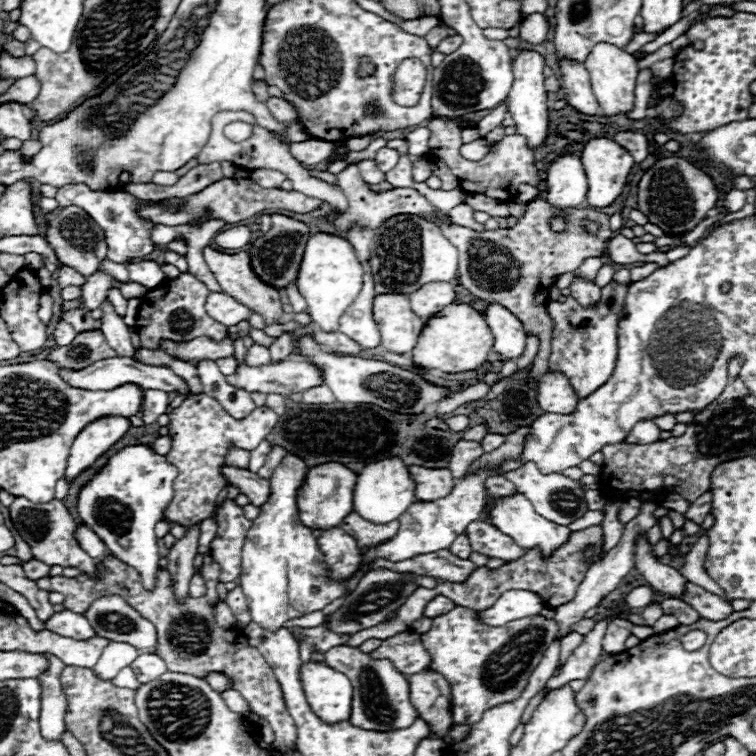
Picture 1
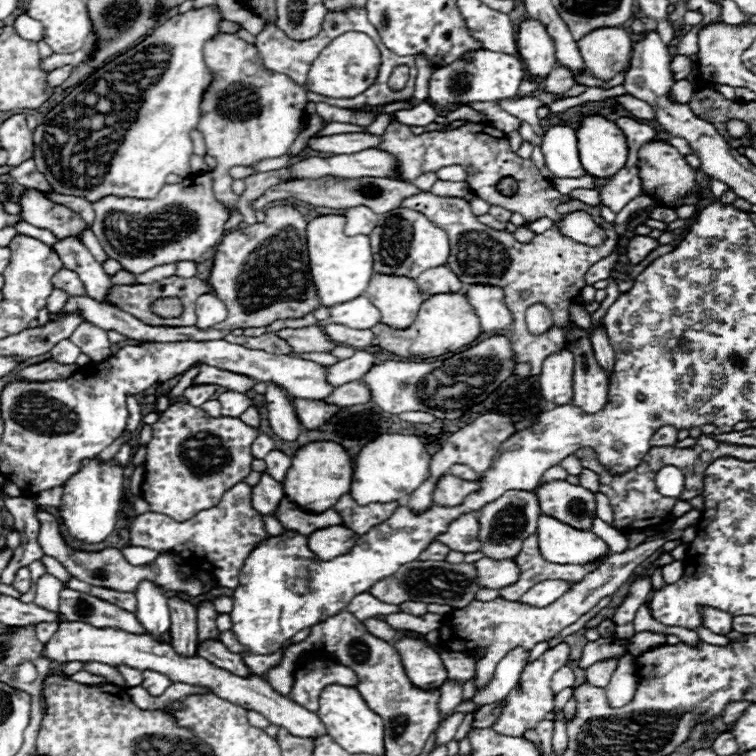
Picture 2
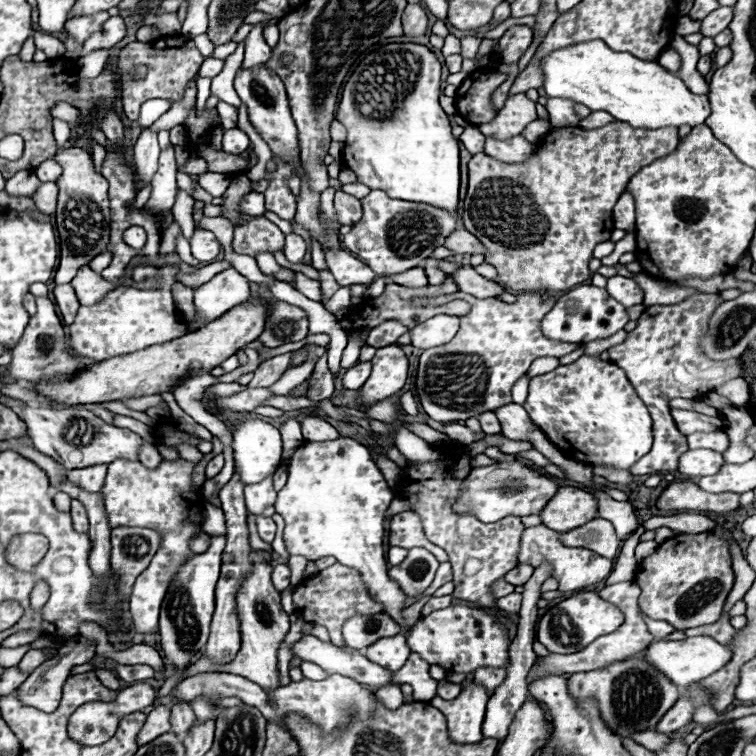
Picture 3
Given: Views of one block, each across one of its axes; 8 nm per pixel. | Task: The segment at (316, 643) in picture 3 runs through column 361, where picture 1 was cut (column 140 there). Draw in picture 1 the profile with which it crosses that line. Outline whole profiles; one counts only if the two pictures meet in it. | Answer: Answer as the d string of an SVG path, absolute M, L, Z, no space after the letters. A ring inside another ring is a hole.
M142 652L134 662L132 662L132 670L138 678L140 684L144 682L150 682L150 680L156 680L160 674L166 672L166 664L164 660L156 654L152 656L150 652Z

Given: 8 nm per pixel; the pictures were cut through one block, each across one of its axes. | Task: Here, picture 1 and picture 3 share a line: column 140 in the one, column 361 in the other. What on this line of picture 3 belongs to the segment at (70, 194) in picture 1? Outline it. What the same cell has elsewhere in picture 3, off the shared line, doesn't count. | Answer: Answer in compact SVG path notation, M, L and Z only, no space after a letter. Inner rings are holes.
M372 190L362 198L364 216L344 236L344 244L350 252L360 256L376 274L398 274L416 268L422 260L430 258L438 246L444 246L446 238L456 230L456 214L420 202L392 200L380 190Z

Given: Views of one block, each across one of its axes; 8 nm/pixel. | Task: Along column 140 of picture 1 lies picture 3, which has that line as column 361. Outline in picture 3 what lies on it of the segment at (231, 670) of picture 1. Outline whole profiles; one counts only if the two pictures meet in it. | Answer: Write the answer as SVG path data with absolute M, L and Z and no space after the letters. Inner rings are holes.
M336 562L334 566L330 566L326 570L320 570L316 576L298 584L294 588L294 604L296 604L298 616L306 622L324 626L330 634L330 642L336 646L344 644L342 626L348 618L352 618L356 614L378 614L382 610L382 604L376 604L366 594L366 588L362 584L360 574L354 568L348 568L340 562Z

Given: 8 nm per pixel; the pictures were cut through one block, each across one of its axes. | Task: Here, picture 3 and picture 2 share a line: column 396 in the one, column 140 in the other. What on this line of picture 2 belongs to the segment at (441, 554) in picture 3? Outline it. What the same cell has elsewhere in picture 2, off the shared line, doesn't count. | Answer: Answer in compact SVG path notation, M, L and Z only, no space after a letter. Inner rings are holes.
M246 482L236 484L236 488L230 488L216 508L198 512L194 518L186 522L174 522L172 518L158 512L146 512L136 516L130 524L130 546L142 546L156 552L176 554L184 560L186 566L206 570L226 588L238 586L238 576L244 566L244 560L258 544L262 544L266 536L268 532L264 528L262 514L252 508L252 486L248 486Z

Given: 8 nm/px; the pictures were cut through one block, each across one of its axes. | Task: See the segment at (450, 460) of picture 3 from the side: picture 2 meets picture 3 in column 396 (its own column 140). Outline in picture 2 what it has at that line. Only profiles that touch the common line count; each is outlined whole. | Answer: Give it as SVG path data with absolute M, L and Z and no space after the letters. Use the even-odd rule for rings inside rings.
M188 402L170 404L170 408L164 414L160 414L158 422L152 424L152 440L146 448L140 496L150 504L152 512L166 514L176 522L190 520L192 516L196 516L196 512L216 506L226 490L230 490L234 484L242 482L250 474L250 446L256 434L260 434L258 428L246 426L240 418L208 418L202 408L194 408Z

